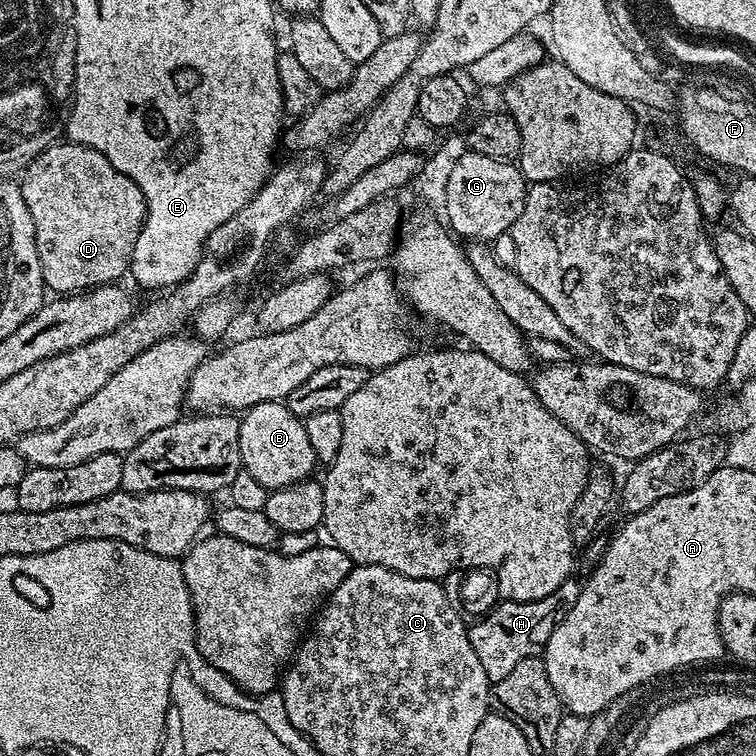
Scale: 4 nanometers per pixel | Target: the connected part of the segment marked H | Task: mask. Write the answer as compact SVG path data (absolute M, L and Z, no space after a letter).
M569 578L550 594L541 600L518 602L506 600L496 605L487 616L481 616L468 629L470 646L474 646L474 654L478 654L478 662L482 662L482 670L486 670L489 682L506 678L522 658L540 656L543 653L550 634L558 626L558 622L578 602L582 584L576 578Z

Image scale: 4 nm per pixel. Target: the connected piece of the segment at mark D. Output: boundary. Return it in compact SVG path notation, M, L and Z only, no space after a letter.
M71 142L52 143L28 165L22 176L20 193L34 222L38 262L42 266L44 287L49 293L80 294L123 281L132 266L138 234L148 217L146 198L139 186L119 172L98 150Z

